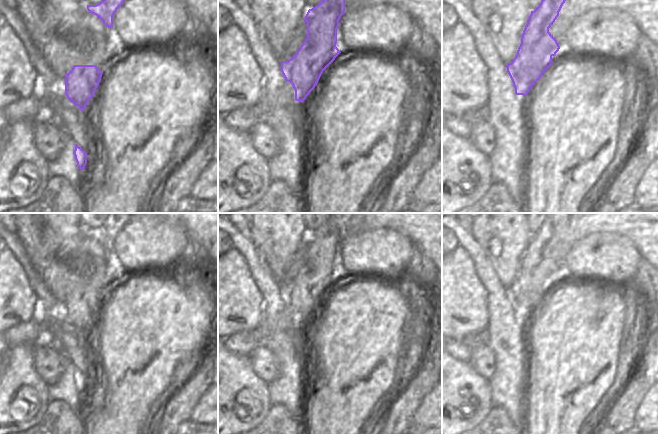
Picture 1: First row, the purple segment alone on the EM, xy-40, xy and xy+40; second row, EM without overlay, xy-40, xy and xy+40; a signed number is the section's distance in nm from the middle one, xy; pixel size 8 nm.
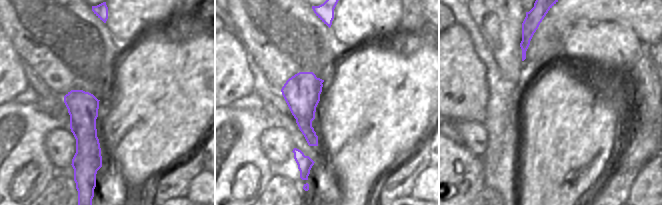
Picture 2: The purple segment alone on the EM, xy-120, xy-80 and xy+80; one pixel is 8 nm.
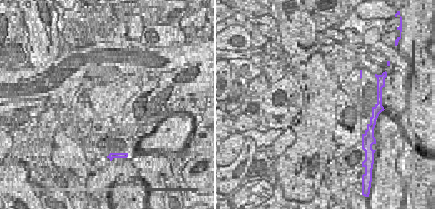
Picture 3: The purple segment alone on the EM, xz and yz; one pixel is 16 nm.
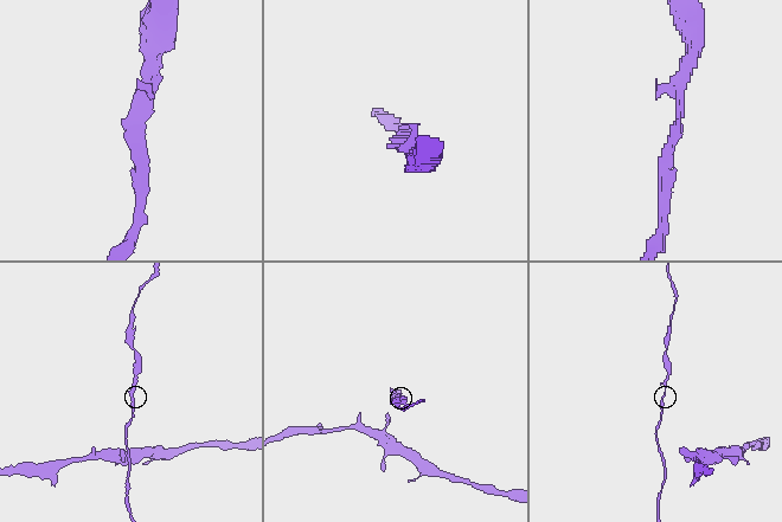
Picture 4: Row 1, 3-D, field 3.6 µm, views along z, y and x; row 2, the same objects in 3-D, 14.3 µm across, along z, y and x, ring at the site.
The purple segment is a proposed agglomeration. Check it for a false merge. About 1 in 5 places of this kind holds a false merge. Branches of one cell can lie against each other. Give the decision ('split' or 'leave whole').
leave whole

